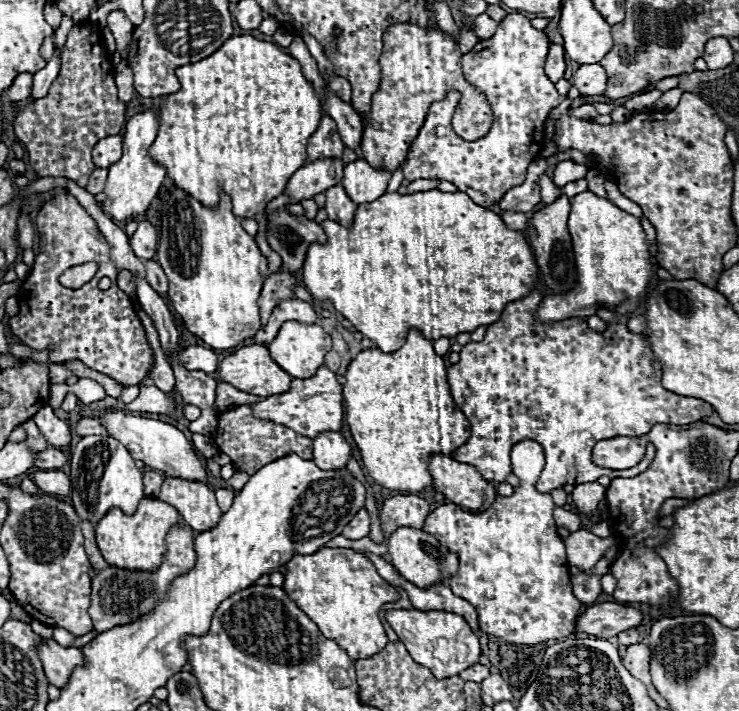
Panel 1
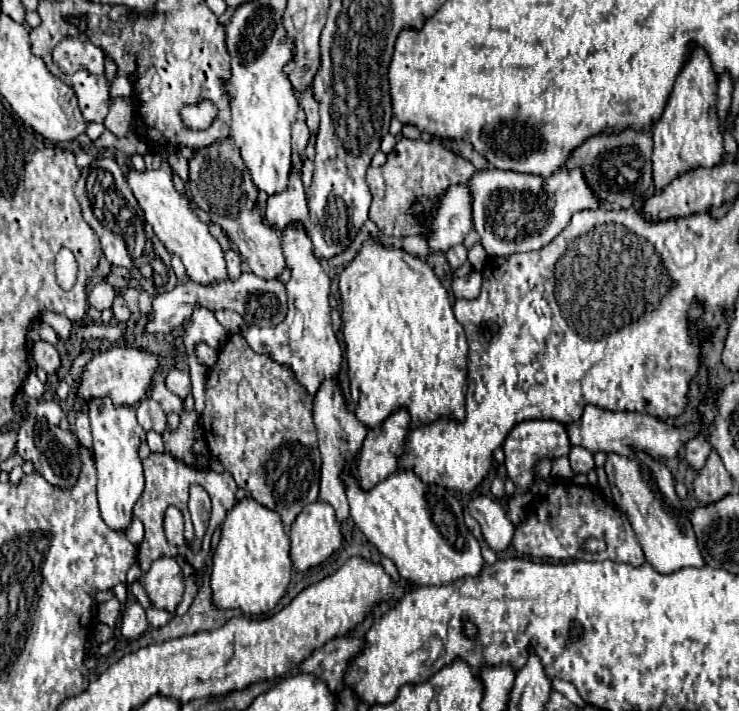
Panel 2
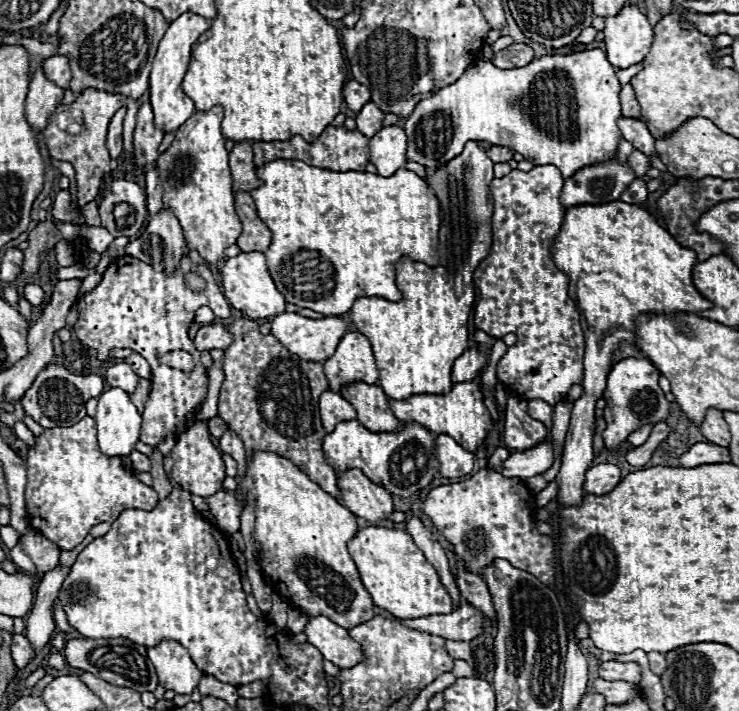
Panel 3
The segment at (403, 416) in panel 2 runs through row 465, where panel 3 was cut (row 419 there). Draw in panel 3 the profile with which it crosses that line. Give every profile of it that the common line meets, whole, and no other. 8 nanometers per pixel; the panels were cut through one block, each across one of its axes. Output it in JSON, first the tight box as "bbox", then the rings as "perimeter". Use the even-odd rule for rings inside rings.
{"bbox":[342,382,404,432],"perimeter":[[[354,382],[342,388],[342,396],[356,408],[358,422],[372,432],[392,432],[404,426],[392,414],[386,394],[376,384]]]}

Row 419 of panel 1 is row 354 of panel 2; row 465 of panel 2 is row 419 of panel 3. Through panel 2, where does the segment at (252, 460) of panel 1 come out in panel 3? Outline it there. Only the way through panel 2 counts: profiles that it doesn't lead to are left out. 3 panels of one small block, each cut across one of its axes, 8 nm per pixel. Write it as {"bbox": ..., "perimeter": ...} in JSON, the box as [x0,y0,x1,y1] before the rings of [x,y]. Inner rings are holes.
{"bbox":[218,318,342,500],"perimeter":[[[238,318],[228,324],[234,342],[222,356],[224,384],[218,400],[218,416],[240,436],[248,458],[252,458],[256,450],[288,458],[322,490],[342,500],[336,474],[322,454],[326,430],[320,420],[318,400],[320,394],[328,390],[322,362],[300,360],[276,342],[272,334],[260,334],[258,326],[260,324],[248,318]]]}

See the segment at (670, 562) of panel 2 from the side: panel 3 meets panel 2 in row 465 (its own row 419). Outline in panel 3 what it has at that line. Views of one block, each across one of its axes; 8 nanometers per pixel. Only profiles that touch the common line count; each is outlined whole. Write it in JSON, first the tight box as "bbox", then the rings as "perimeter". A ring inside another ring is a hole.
{"bbox":[602,358,668,450],"perimeter":[[[632,358],[632,362],[618,362],[612,366],[608,374],[608,386],[604,392],[604,420],[608,426],[602,432],[608,450],[620,450],[630,432],[634,432],[638,426],[656,424],[668,418],[668,400],[664,398],[664,392],[658,386],[658,378],[658,368],[646,358]]]}

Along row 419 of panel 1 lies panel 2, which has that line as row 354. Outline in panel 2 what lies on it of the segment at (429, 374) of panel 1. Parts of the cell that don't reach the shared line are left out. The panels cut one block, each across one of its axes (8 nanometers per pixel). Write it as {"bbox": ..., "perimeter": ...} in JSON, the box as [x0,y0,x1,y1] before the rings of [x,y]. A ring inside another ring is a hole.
{"bbox":[340,238,468,430],"perimeter":[[[370,238],[340,274],[340,296],[350,398],[356,418],[368,430],[380,426],[400,408],[410,414],[410,430],[420,428],[420,424],[432,424],[432,420],[440,418],[456,422],[464,420],[468,344],[462,324],[454,318],[448,292],[436,278],[434,270],[418,256],[386,248]]]}

